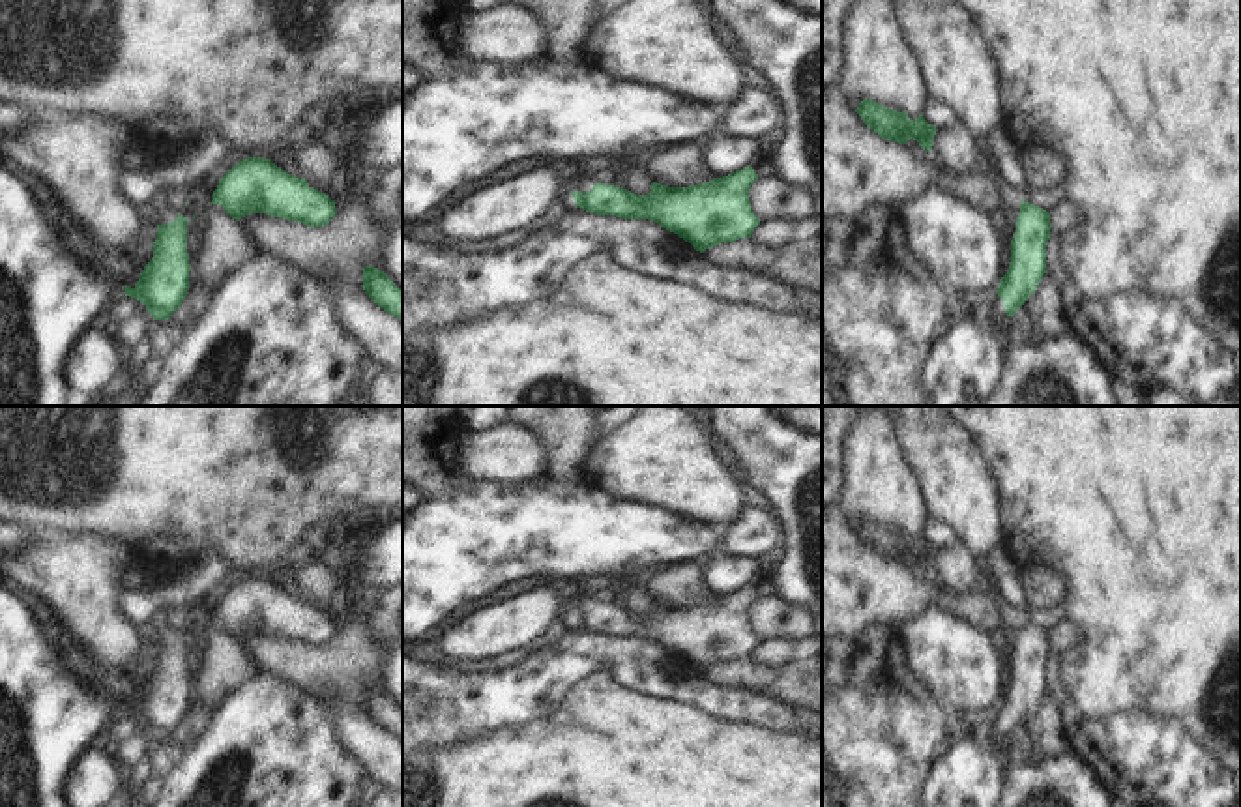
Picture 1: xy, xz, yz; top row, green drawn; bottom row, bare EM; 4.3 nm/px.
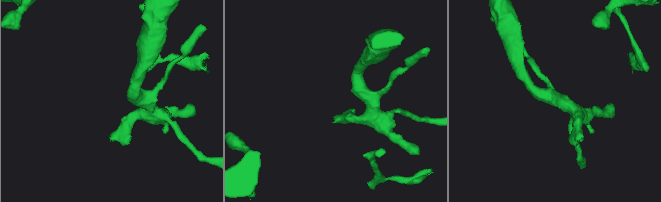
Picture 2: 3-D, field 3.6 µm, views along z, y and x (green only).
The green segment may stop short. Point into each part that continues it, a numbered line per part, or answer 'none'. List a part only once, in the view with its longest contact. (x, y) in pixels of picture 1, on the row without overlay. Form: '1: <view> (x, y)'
1: xz (583, 601)

